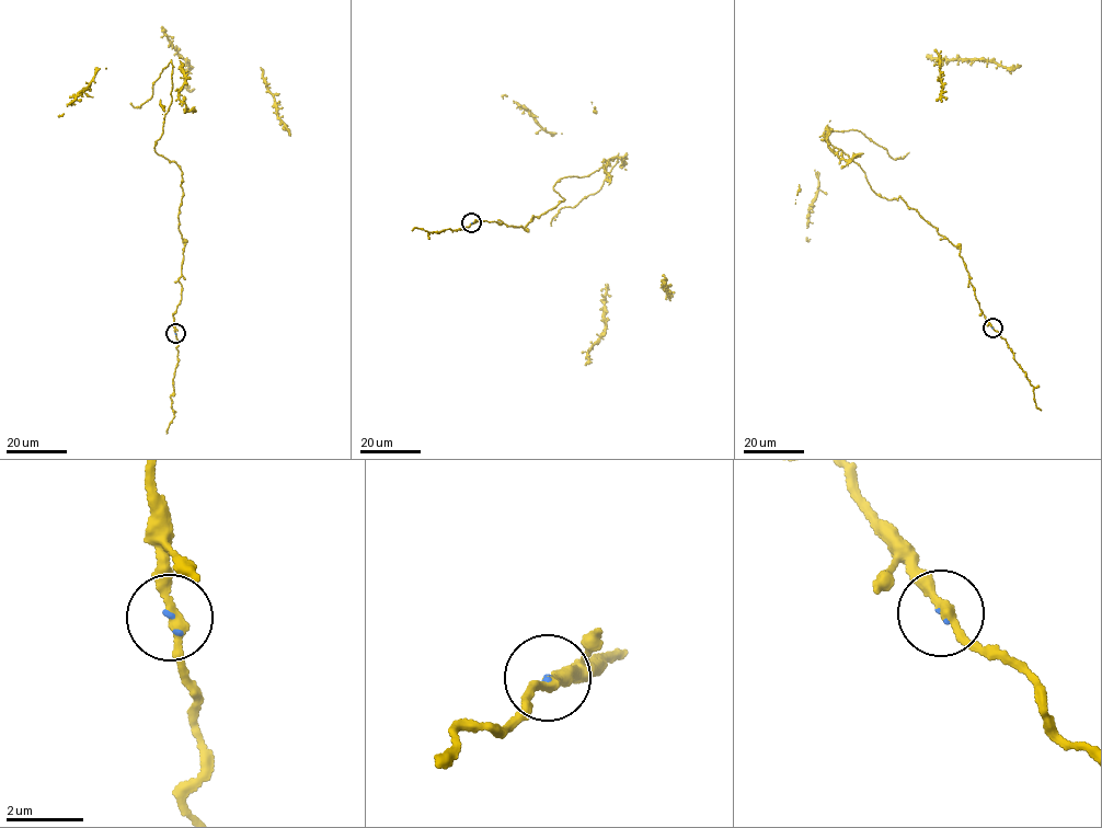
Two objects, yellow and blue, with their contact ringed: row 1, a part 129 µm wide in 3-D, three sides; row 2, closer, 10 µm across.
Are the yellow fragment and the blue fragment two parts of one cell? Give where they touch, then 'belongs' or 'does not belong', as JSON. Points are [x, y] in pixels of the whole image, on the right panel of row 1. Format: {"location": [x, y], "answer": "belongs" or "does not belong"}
{"location": [993, 328], "answer": "belongs"}

